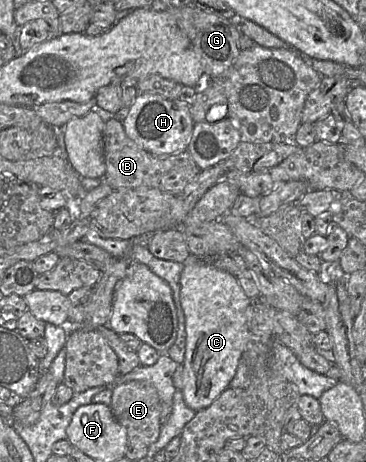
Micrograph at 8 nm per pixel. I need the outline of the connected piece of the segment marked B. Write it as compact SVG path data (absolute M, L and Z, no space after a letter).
M114 117L105 123L103 130L103 154L106 165L103 181L113 190L123 188L155 188L174 196L181 194L200 173L199 167L186 150L173 155L153 155L127 137L123 122Z

